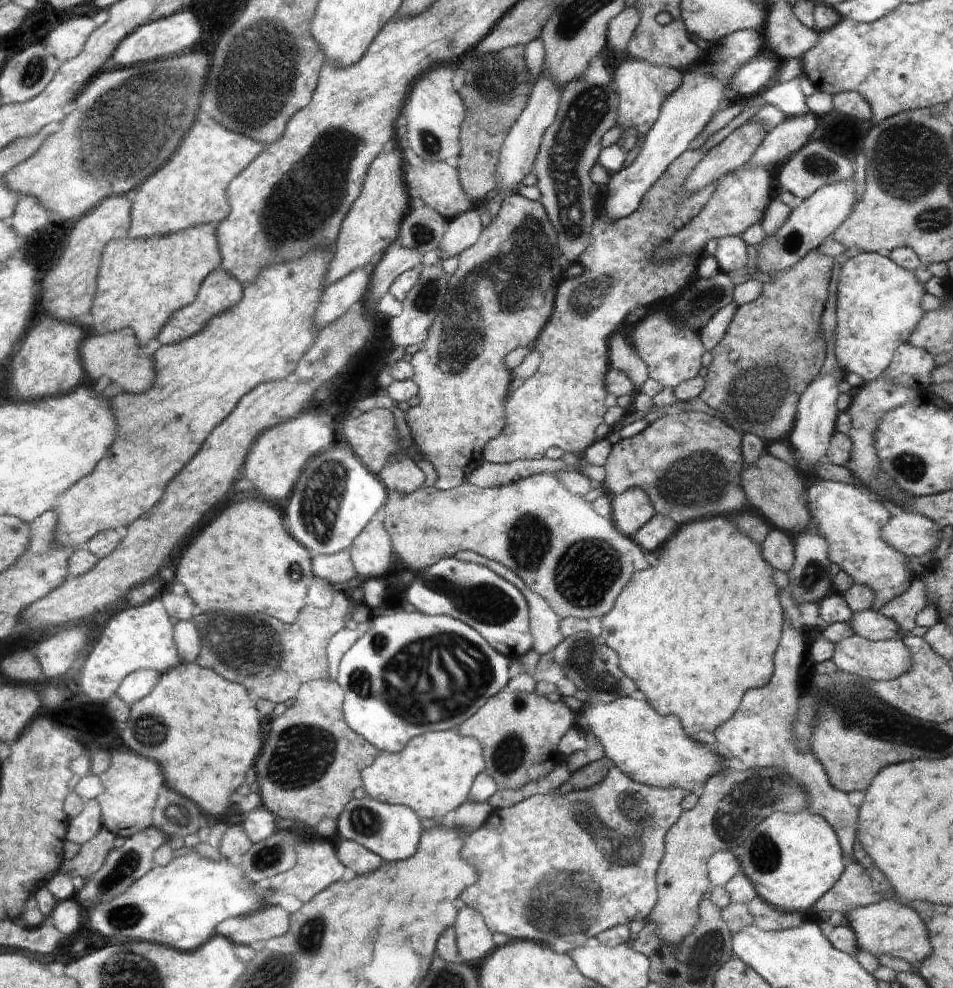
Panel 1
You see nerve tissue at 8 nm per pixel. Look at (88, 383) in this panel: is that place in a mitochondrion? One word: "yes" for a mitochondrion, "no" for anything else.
no

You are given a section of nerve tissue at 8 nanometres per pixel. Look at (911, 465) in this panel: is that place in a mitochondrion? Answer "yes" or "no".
yes

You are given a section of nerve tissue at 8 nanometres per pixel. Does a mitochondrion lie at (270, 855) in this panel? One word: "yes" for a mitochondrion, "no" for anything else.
yes

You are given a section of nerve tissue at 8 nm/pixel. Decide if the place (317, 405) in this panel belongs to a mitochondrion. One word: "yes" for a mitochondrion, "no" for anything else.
no

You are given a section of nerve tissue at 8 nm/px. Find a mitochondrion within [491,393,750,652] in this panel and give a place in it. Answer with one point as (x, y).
(584, 579)

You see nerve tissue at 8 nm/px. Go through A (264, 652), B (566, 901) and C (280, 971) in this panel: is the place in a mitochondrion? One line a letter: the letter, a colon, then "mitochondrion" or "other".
A: mitochondrion
B: mitochondrion
C: mitochondrion

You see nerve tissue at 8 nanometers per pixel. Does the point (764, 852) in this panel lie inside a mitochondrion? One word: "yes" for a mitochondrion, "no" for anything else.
yes

